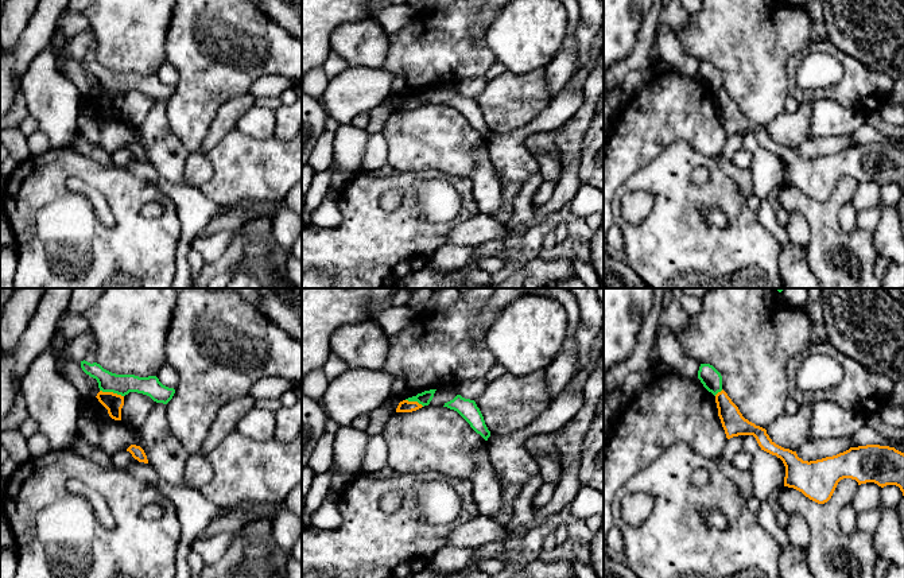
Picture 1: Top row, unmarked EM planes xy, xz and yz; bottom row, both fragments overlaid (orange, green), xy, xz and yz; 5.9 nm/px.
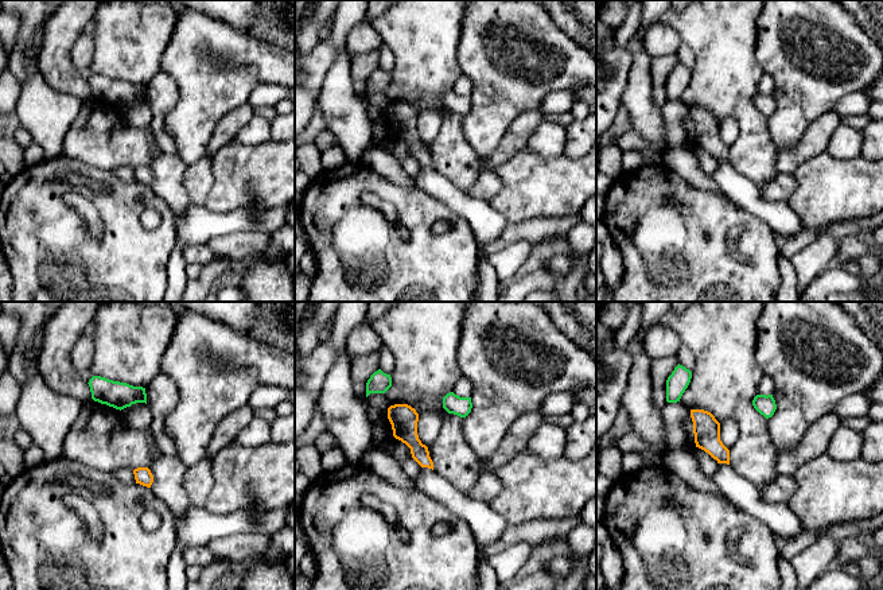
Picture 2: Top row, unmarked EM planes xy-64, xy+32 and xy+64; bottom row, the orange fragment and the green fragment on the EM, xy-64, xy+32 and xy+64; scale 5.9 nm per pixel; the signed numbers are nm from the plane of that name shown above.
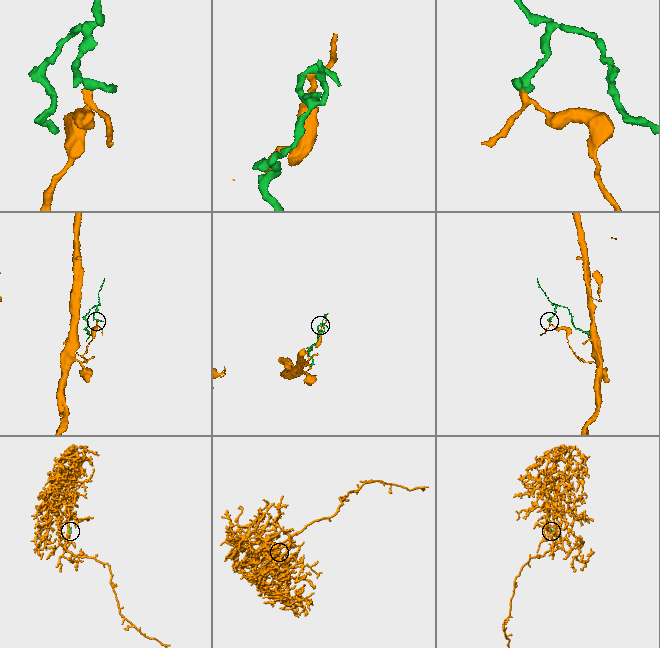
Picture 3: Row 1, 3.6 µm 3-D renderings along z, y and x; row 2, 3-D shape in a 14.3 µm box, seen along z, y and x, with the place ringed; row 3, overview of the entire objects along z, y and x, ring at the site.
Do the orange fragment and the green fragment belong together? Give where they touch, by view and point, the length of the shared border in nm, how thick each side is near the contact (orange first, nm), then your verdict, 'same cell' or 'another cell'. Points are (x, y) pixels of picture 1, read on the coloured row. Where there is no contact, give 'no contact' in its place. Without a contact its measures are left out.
xy (112, 392) | 150 nm | 110/130 nm | another cell

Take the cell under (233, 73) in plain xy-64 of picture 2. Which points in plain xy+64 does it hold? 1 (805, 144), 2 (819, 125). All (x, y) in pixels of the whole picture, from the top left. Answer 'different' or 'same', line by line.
1: different
2: different

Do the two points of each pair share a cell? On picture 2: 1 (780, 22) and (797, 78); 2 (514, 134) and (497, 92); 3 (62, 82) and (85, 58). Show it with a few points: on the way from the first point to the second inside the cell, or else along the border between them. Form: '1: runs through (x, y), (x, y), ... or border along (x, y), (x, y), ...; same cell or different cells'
1: runs through (793, 35), (797, 39), (797, 65); same cell
2: border along (537, 108), (522, 112), (510, 124), (493, 151); different cells
3: border along (81, 35), (72, 47), (72, 62), (80, 72); different cells

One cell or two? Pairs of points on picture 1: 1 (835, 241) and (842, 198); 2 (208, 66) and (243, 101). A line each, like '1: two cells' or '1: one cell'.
1: one cell
2: two cells

